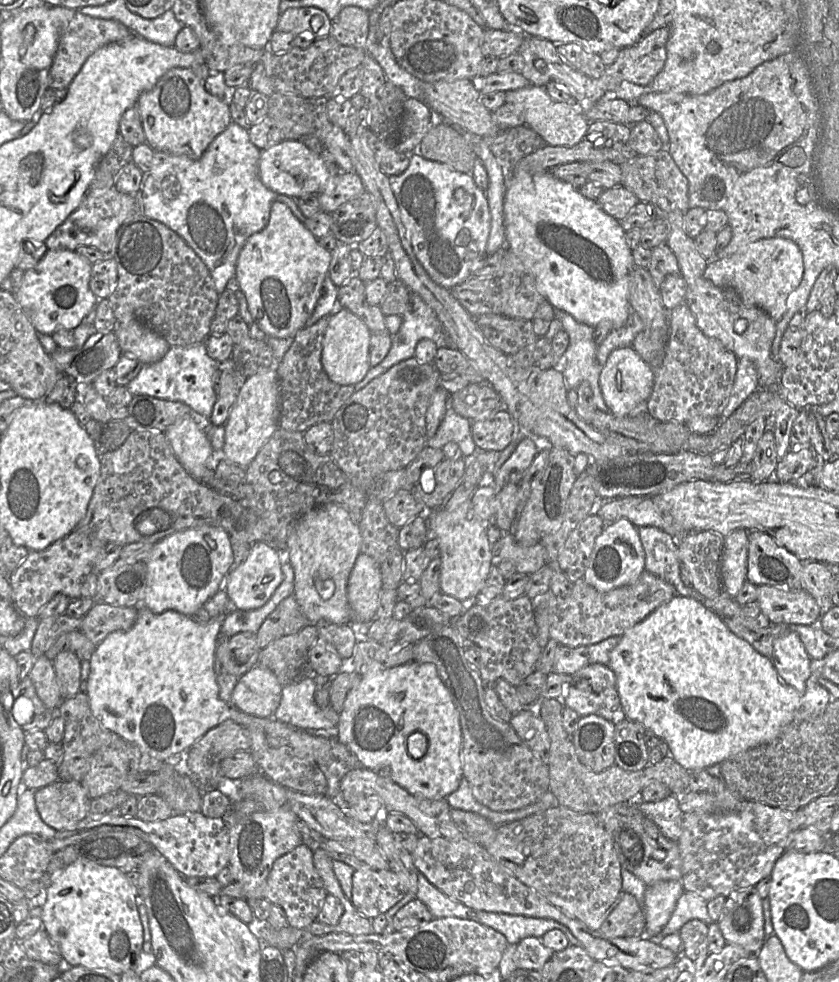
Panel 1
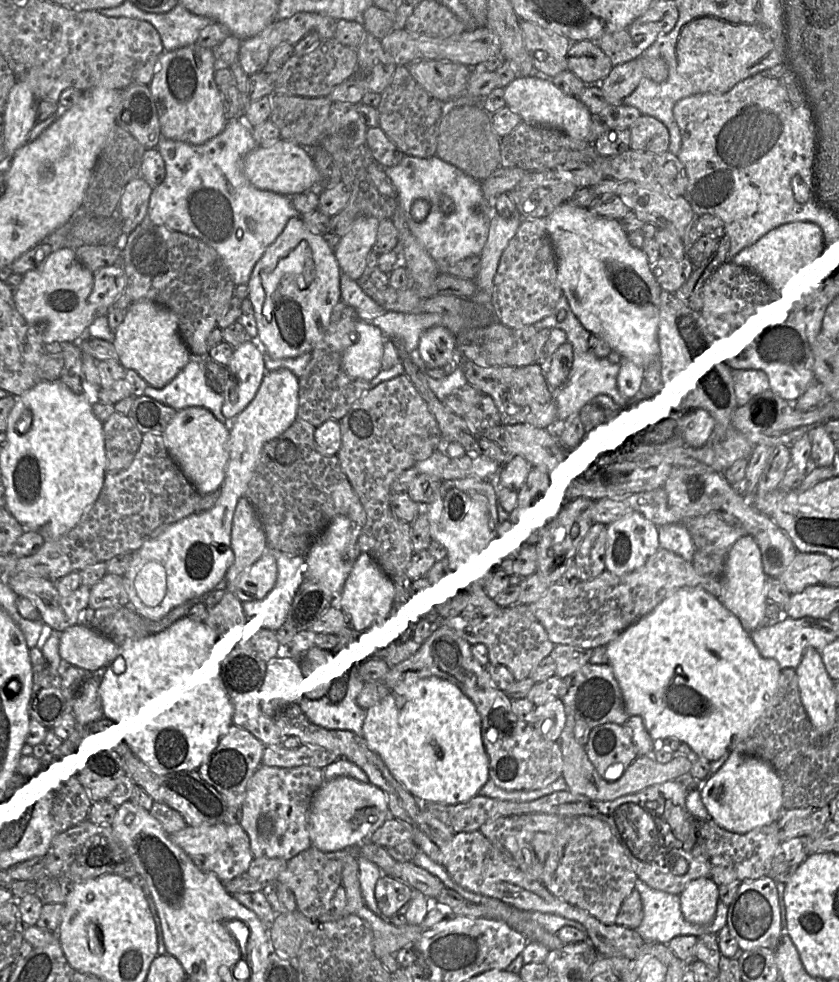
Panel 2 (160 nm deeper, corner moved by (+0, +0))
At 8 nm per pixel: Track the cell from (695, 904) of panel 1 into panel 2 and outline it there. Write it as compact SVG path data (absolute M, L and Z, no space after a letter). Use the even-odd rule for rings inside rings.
M637 879L635 888L641 897L643 906L643 919L635 931L645 940L667 944L671 939L680 935L693 935L699 937L703 934L717 934L727 922L728 907L718 902L716 914L713 921L707 925L697 925L688 922L681 911L680 896L651 888L645 882Z

